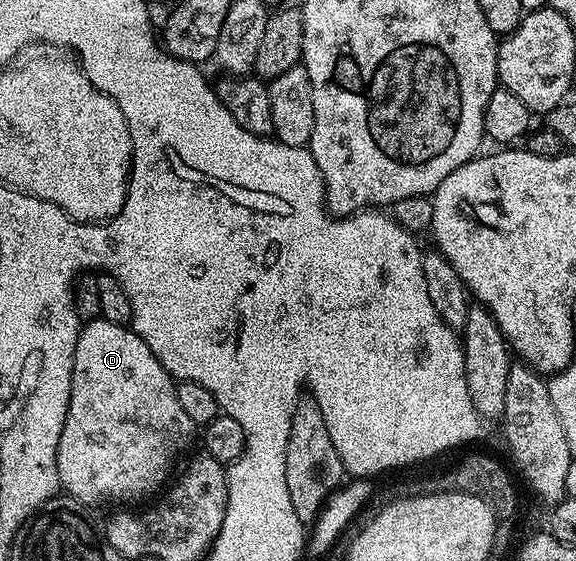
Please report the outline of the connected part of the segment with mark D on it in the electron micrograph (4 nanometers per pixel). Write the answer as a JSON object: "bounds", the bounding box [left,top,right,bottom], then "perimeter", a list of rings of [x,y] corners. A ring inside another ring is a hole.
{"bounds":[57,318,185,505],"perimeter":[[[104,318],[88,321],[78,331],[77,341],[73,350],[73,367],[69,378],[69,405],[67,406],[65,421],[61,426],[61,433],[57,439],[58,485],[64,491],[66,488],[70,492],[66,493],[74,501],[80,502],[82,505],[101,504],[104,500],[129,500],[132,496],[151,495],[161,483],[164,485],[170,479],[169,471],[172,470],[173,463],[177,460],[177,420],[179,422],[184,421],[185,415],[177,401],[174,377],[170,376],[165,367],[158,362],[147,344],[140,340],[136,332],[130,330],[124,323],[109,321]]]}

